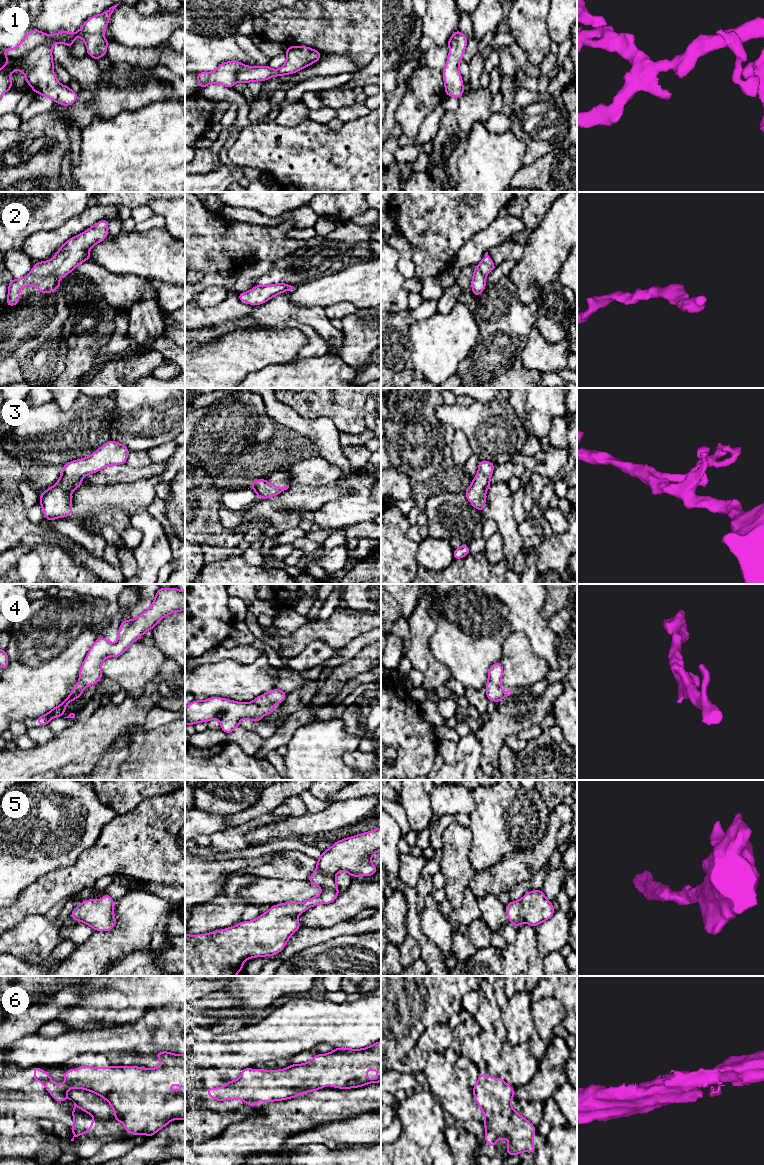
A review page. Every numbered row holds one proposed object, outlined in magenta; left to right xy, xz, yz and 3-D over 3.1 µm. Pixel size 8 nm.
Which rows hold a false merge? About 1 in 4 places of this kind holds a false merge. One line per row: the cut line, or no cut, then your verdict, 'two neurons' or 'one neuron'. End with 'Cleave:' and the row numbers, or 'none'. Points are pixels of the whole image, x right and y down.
1: xy (46, 35), (42, 43), (27, 52), (20, 59), (8, 58) | two neurons
2: no cut | one neuron
3: no cut | one neuron
4: no cut | one neuron
5: no cut | one neuron
6: no cut | one neuron
Cleave: 1

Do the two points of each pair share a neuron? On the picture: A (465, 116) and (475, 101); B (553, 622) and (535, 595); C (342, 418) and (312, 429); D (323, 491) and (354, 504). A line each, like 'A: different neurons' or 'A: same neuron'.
A: same neuron
B: different neurons
C: different neurons
D: different neurons

